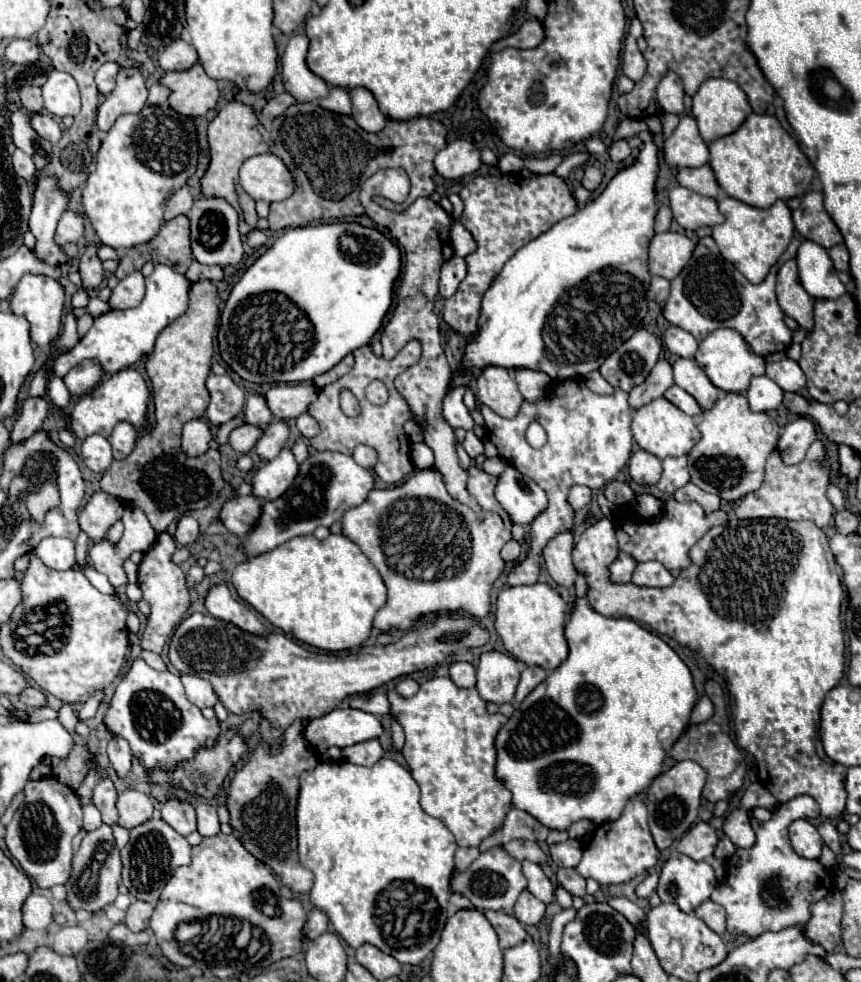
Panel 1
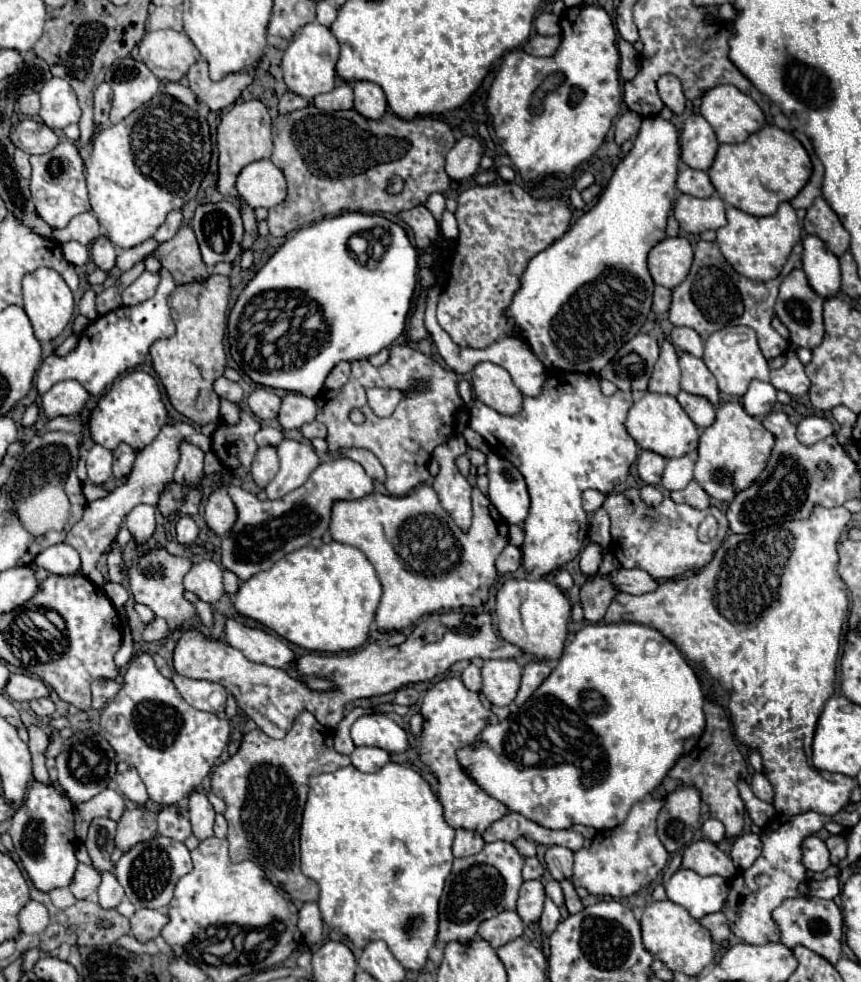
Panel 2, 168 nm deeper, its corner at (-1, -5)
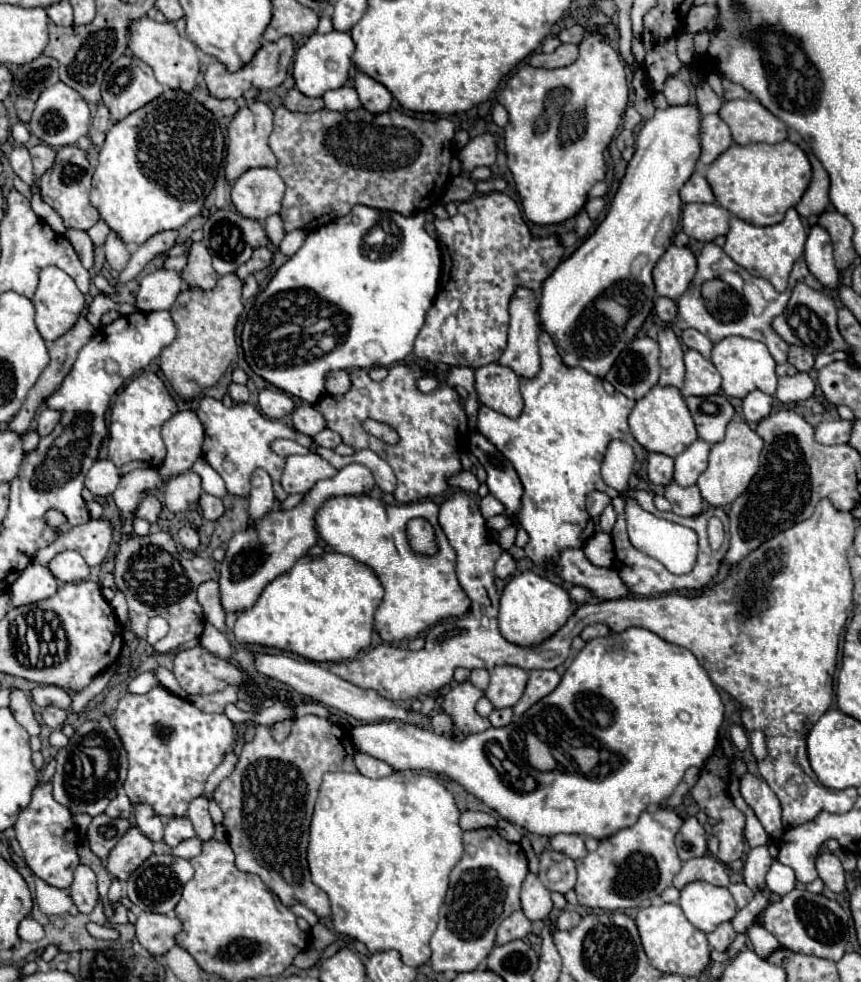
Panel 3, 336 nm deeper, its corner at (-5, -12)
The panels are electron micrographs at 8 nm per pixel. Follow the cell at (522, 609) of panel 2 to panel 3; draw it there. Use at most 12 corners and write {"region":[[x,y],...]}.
{"region":[[533,571],[501,593],[501,635],[537,647],[573,615],[567,591]]}

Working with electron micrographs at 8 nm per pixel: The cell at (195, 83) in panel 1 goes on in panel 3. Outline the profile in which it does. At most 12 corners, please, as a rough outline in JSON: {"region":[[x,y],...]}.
{"region":[[293,39],[265,43],[249,65],[227,73],[211,63],[203,73],[209,93],[239,101],[249,89],[283,83]]}

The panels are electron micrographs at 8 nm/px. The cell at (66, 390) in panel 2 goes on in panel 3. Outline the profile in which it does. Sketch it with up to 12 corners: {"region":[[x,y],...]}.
{"region":[[43,409],[37,419],[41,437],[49,435],[61,419],[61,411]]}

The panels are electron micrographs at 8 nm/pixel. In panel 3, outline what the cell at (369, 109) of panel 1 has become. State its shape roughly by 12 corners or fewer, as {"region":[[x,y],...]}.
{"region":[[365,73],[355,75],[359,101],[369,113],[385,113],[393,97]]}

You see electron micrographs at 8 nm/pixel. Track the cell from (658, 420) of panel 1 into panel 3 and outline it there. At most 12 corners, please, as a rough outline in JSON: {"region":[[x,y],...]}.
{"region":[[655,385],[629,415],[649,453],[699,439],[679,389]]}

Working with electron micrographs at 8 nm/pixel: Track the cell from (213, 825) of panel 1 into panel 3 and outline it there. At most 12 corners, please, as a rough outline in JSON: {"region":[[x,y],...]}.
{"region":[[207,797],[189,803],[187,817],[201,841],[213,839],[215,825]]}

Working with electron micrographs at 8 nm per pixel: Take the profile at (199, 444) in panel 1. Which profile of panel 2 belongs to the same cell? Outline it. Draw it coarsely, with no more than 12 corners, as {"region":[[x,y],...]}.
{"region":[[181,446],[175,482],[195,486],[203,478],[203,452]]}

